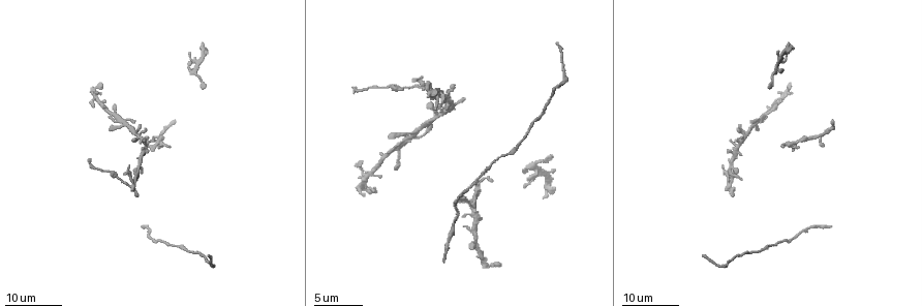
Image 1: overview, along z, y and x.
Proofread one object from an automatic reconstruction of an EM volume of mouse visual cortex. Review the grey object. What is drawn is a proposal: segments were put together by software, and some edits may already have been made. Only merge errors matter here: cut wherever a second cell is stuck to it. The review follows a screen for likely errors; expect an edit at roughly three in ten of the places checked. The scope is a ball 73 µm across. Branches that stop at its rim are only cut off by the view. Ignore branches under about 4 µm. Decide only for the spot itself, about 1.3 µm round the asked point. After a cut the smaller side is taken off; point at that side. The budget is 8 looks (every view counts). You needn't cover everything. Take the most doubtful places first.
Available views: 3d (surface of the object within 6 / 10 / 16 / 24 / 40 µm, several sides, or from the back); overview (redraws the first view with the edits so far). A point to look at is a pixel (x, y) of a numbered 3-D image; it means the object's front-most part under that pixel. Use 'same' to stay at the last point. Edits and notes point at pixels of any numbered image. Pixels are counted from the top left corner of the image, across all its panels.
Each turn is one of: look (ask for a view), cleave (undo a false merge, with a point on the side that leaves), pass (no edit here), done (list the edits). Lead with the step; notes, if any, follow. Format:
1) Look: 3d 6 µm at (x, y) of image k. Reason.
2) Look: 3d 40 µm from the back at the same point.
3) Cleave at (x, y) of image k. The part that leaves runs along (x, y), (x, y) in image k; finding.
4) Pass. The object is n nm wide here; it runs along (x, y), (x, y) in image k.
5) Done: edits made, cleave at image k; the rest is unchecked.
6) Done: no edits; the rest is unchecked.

Look: 3d 24 µm at (425, 88) of image 1. Branch point.

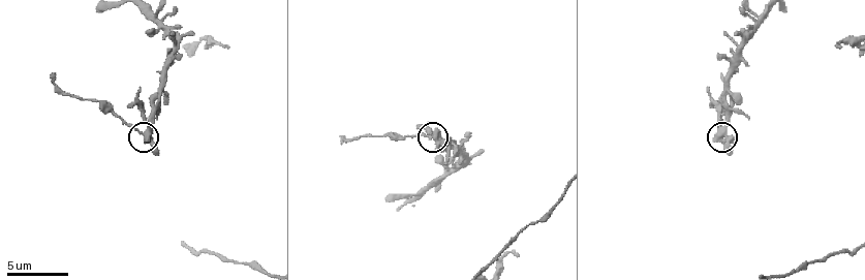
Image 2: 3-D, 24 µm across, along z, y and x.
Look: 3d 6 µm at (436, 136) of image 2. Closer look.

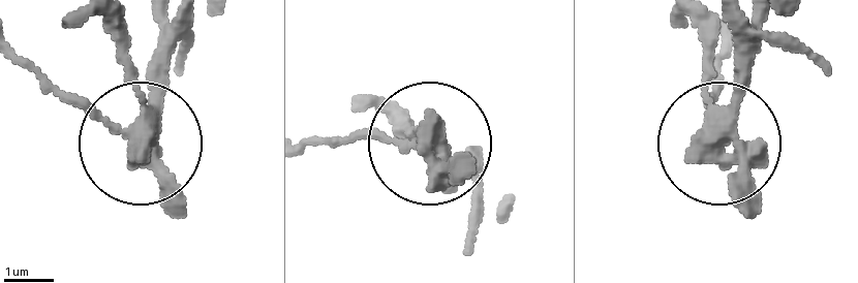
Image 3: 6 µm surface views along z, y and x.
Look: 3d 6 µm from the back at (129, 135) of image 3.

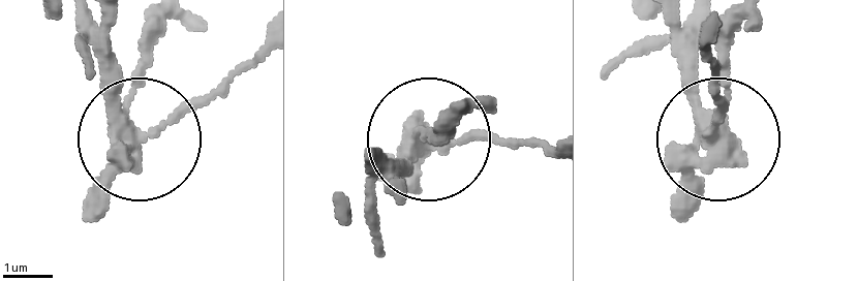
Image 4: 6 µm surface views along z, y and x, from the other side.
Pass. It runs along (375, 157), (486, 133), (544, 146) in image 4; one cell here.

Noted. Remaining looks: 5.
Look: 3d 10 µm at (506, 254) of image 2.

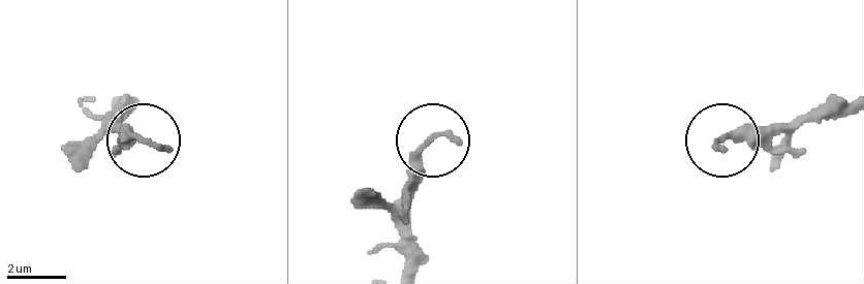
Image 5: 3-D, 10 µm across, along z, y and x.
Pass. The side arm is 13 µm long; one cell here.

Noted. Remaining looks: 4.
Look: 3d 16 µm at (724, 264) of image 1. Calibre changes.

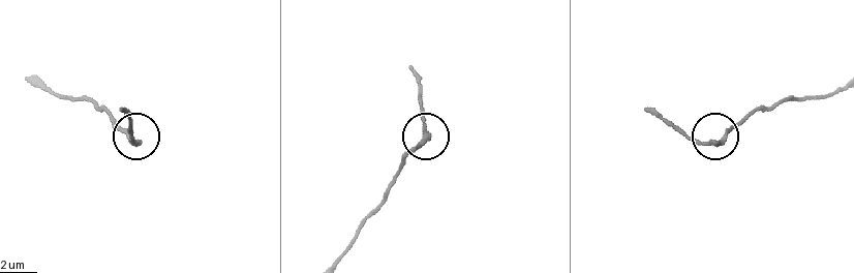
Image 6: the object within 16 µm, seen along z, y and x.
Look: 3d 6 µm at (424, 135) of image 6. Closer look.

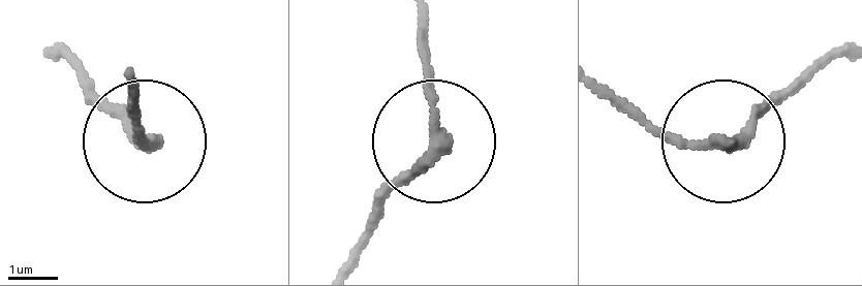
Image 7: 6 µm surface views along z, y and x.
Pass. All the same cell.

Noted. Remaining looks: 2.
Look: 3d 16 µm at (771, 86) of image 1. Sudden change in width.

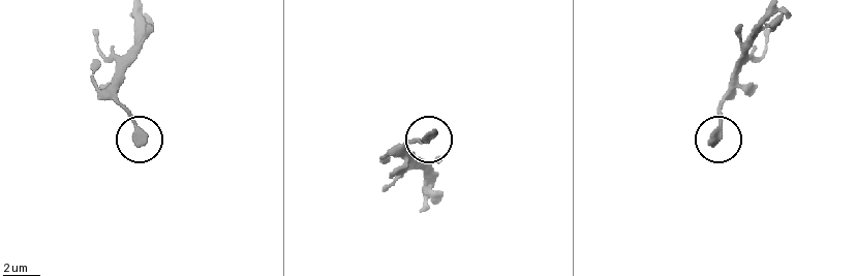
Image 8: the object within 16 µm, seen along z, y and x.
Look: 3d 10 µm at (138, 132) of image 8.

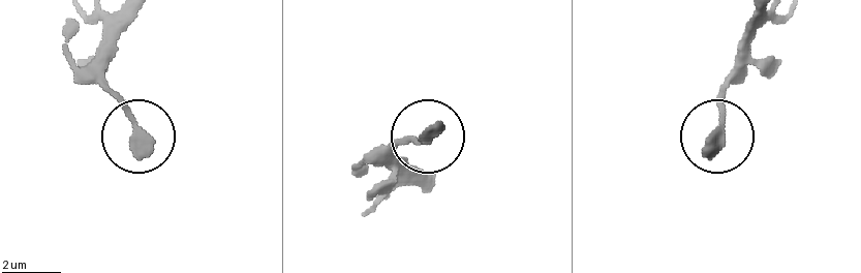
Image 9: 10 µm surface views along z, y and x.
Pass. One cell here.

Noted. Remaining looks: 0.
Done: no edits; the rest is unchecked.

